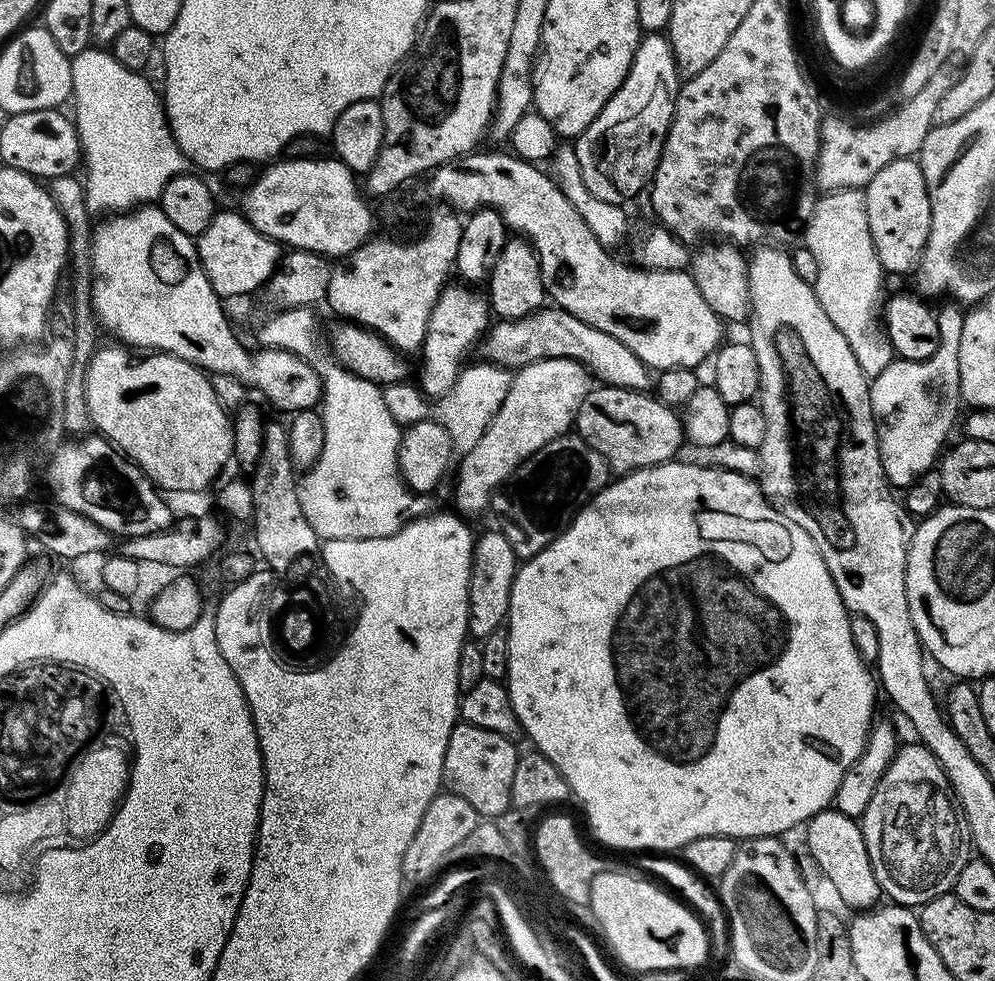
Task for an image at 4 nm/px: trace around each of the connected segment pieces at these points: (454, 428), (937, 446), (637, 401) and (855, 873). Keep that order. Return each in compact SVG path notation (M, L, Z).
M487 362L479 363L462 368L455 386L447 394L439 397L435 403L429 402L419 387L413 383L412 385L408 384L409 382L385 385L383 401L386 402L390 416L402 428L434 419L450 434L452 445L457 453L465 454L472 451L501 408L513 379L513 373L509 369Z
M955 303L945 305L936 314L940 327L938 350L925 360L897 359L894 368L900 371L901 384L892 384L891 367L884 368L882 374L870 380L868 393L876 423L876 437L880 440L884 475L896 490L907 489L922 474L933 471L949 443L948 431L956 420L956 411L962 408L958 350L966 312Z
M607 386L593 387L592 391L582 402L581 408L576 412L574 423L575 431L602 458L606 458L609 469L616 474L636 472L639 468L649 468L655 464L666 464L677 459L678 453L685 447L686 437L681 417L669 408L663 400L647 391L636 392L633 388L609 388Z
M825 810L807 821L807 828L808 848L812 851L817 866L821 868L819 871L834 882L843 901L853 910L871 910L877 907L881 903L882 893L878 878L874 878L874 870L870 866L859 823L853 817L837 810Z

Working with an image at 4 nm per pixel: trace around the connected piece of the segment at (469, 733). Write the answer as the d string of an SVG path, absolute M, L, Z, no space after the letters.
M465 722L453 728L444 759L443 783L457 796L466 798L470 806L484 818L500 818L512 804L512 783L518 749L502 732L480 728Z

